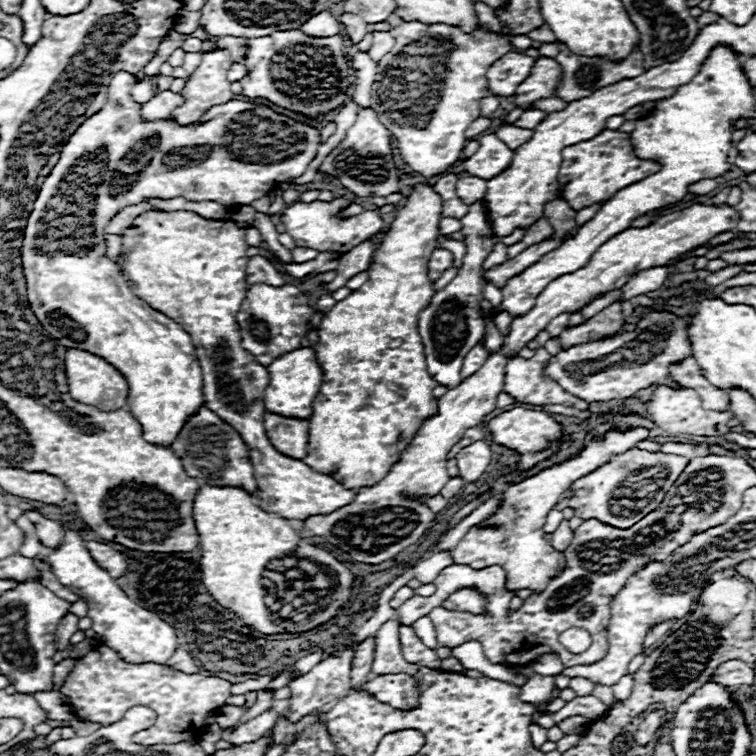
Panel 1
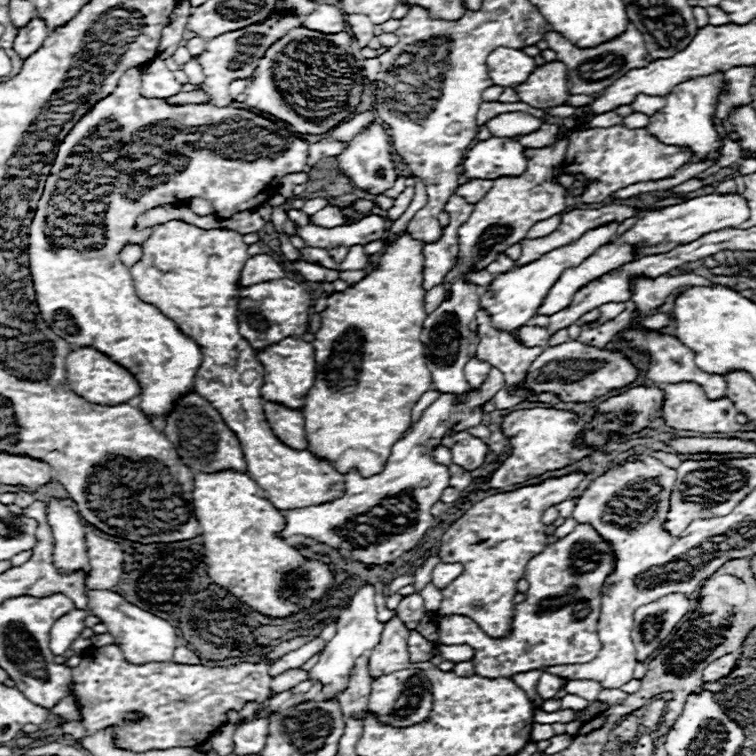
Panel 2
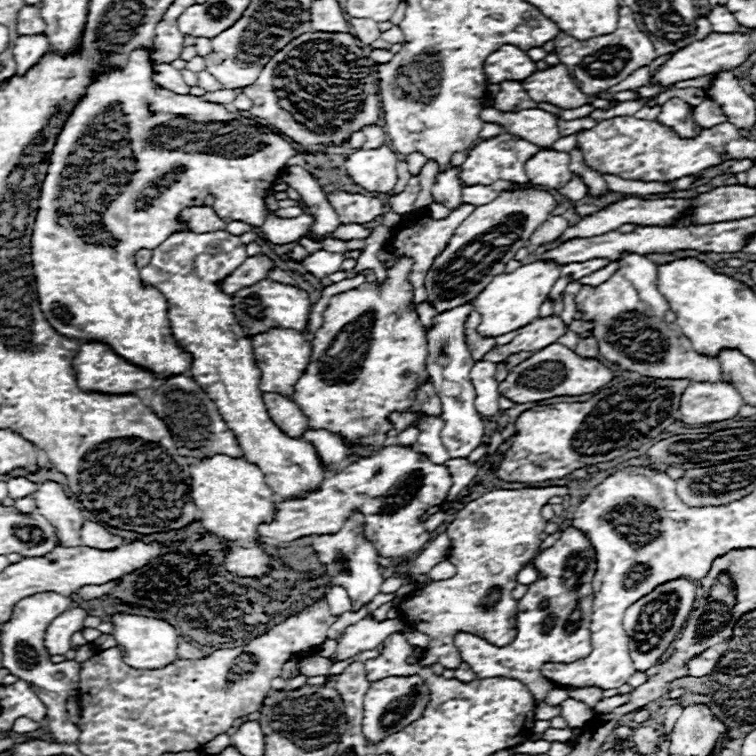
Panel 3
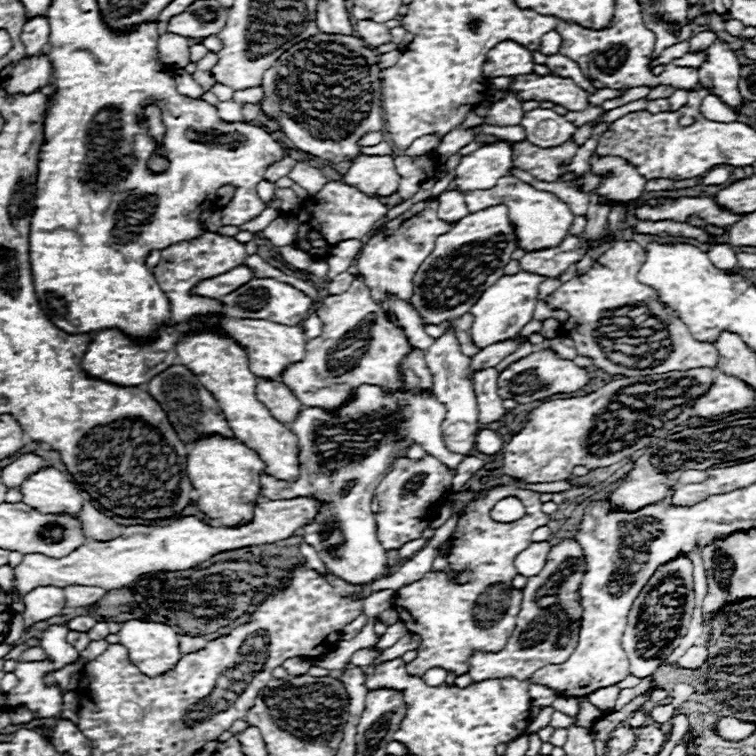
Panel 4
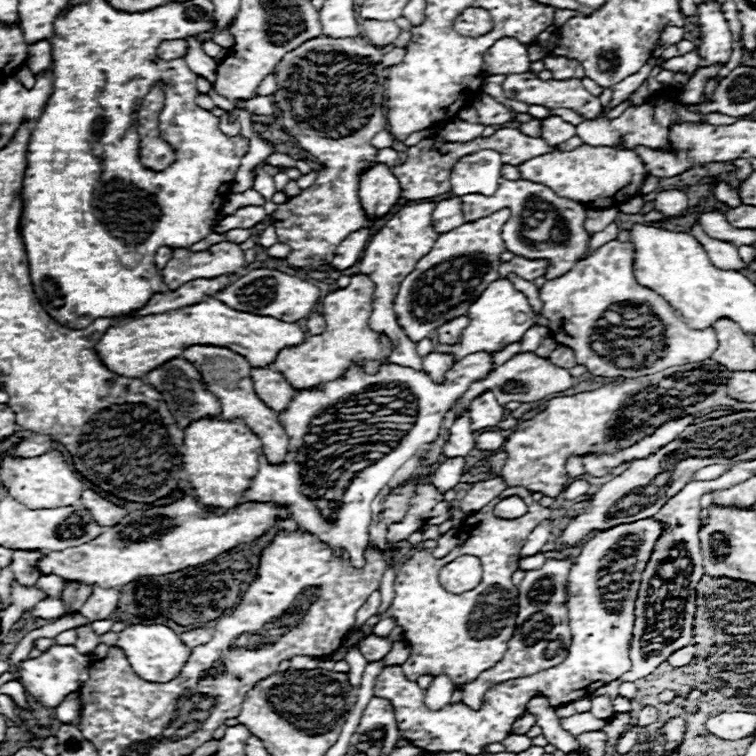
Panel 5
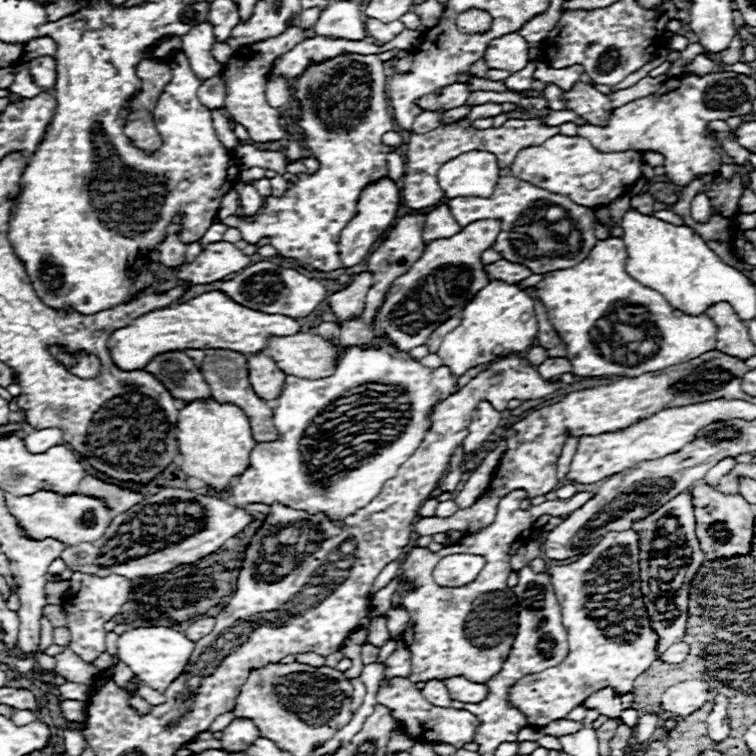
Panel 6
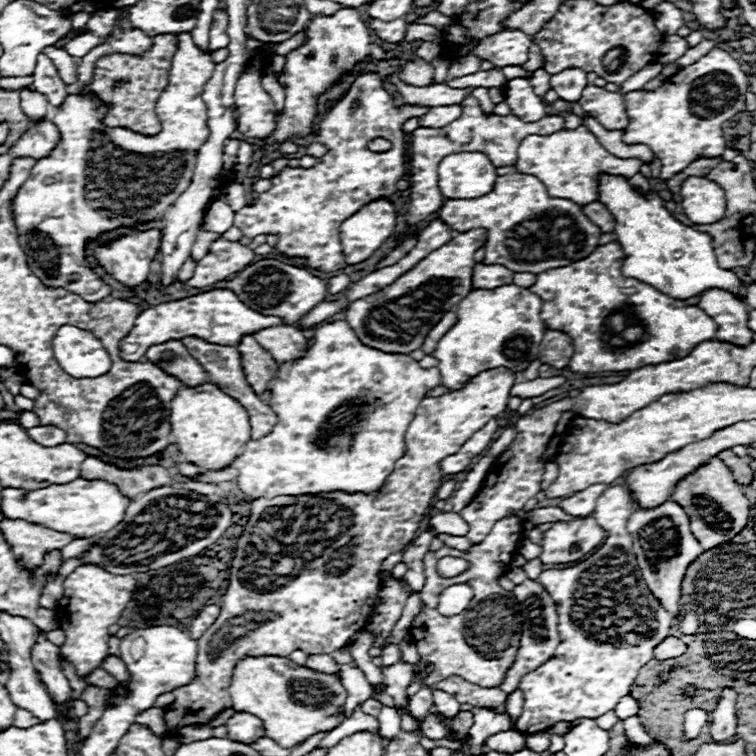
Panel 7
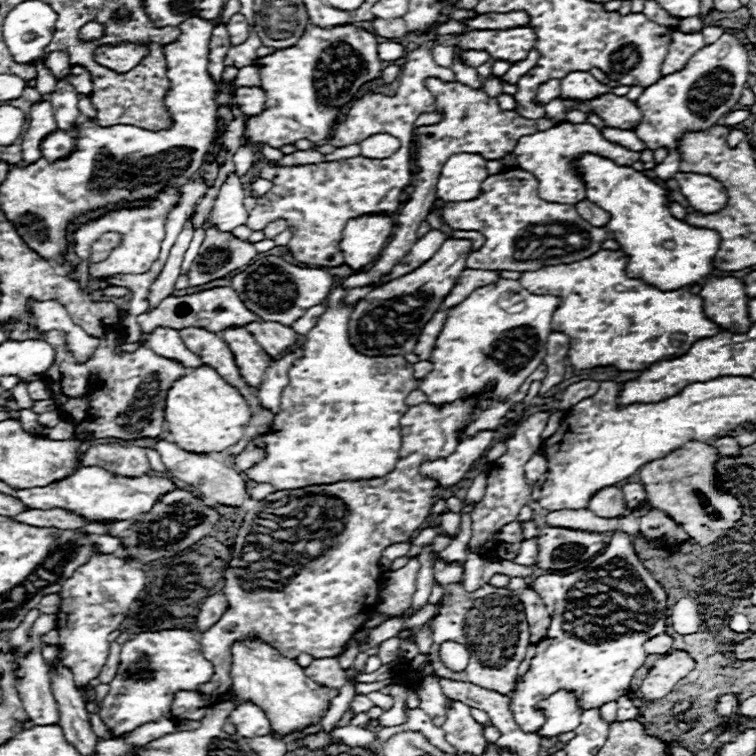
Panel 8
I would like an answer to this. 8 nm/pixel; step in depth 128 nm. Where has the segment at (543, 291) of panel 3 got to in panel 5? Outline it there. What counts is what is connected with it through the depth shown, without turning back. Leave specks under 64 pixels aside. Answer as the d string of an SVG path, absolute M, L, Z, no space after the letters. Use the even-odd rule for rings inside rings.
M500 278L496 282L492 282L482 294L480 298L474 302L474 306L470 306L468 310L468 318L470 318L470 324L468 328L462 332L462 338L460 338L460 344L450 348L450 346L444 346L440 344L437 337L431 337L434 350L440 350L440 352L448 352L448 354L454 354L454 358L462 360L466 354L474 354L478 350L490 350L490 352L498 352L502 348L506 348L508 344L512 342L520 342L524 332L536 324L536 318L534 318L534 310L532 306L528 304L528 298L514 290L512 282L506 280L506 278Z

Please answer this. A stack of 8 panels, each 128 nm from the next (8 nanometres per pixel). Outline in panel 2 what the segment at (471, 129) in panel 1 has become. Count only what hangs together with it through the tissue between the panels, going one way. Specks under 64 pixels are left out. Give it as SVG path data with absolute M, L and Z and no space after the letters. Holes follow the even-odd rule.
M482 102L480 110L478 110L478 126L484 126L488 120L492 120L494 116L498 114L504 114L504 112L526 112L526 114L532 114L535 117L543 117L549 109L536 109L526 106L524 102L514 102L514 104L502 104L502 102Z

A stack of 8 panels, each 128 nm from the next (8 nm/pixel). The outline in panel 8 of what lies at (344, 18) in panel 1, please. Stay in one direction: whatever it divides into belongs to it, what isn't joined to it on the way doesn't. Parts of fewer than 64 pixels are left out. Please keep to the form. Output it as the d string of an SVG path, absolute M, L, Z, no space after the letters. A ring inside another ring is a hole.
M394 18L394 20L372 20L372 26L376 30L378 36L384 36L384 38L402 38L408 28L406 28L406 22L402 18Z

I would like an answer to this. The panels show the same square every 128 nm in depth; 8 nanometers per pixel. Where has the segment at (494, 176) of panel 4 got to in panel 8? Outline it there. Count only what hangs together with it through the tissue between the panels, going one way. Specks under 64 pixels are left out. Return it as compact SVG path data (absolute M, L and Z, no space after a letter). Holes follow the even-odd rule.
M454 154L442 166L436 194L444 202L472 200L480 194L482 182L488 176L486 158L480 154Z

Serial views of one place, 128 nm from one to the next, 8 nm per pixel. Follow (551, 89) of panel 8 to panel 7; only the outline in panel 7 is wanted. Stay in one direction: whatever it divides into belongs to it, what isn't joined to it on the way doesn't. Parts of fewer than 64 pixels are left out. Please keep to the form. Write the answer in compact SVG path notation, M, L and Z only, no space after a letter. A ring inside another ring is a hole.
M538 70L538 72L534 72L532 86L534 86L534 92L536 92L538 96L544 96L544 92L546 92L546 90L550 90L548 78L550 78L550 74L546 74L544 70Z

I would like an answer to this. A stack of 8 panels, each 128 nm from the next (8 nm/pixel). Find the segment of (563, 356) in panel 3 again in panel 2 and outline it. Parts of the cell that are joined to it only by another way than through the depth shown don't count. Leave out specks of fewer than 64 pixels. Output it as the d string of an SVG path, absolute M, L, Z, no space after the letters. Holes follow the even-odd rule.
M578 340L564 342L544 352L532 362L526 384L532 392L556 392L562 402L592 402L612 390L622 390L638 378L638 368L630 362L624 350L600 350Z

